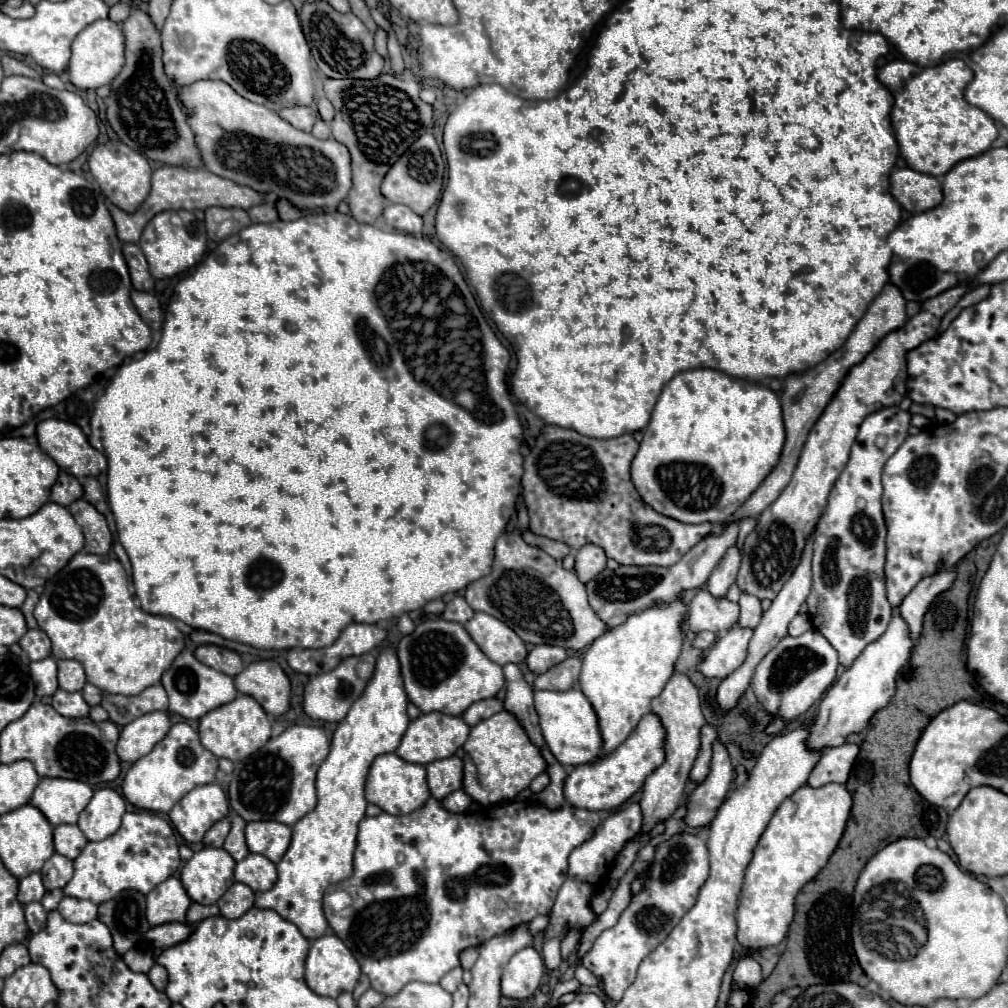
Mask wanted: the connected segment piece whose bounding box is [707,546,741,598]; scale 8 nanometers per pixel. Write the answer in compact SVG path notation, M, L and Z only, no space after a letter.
M731 546L725 556L721 558L721 562L715 566L709 582L707 582L707 590L721 598L725 596L727 588L735 582L737 578L737 572L739 572L739 562L741 562L741 550L737 546Z

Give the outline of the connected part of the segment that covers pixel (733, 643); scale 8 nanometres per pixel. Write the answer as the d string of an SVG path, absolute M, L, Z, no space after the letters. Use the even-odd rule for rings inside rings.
M735 626L723 634L709 650L709 656L699 664L699 672L703 672L707 678L727 678L745 662L751 634L751 628L741 626Z

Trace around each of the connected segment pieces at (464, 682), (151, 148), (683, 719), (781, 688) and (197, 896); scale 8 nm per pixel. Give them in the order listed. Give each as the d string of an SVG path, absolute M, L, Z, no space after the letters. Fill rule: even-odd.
M421 622L413 634L399 640L397 656L409 702L413 702L423 714L443 712L461 716L473 702L493 698L505 686L501 666L491 662L457 622Z
M133 8L121 28L125 36L125 64L111 82L111 94L103 98L107 106L107 122L123 144L155 162L173 166L199 166L201 156L195 144L195 136L185 122L185 114L177 102L177 94L163 70L161 34L157 26L147 12L143 12L141 8Z
M673 674L663 688L661 696L653 700L653 712L659 716L663 728L665 728L665 762L653 770L643 786L643 798L641 798L641 810L643 810L643 832L649 832L659 820L667 820L681 804L683 790L689 778L689 772L693 768L693 762L697 758L699 750L699 728L705 726L705 716L701 712L701 698L693 682L685 674Z
M809 630L797 638L787 636L773 650L769 650L753 674L753 688L757 700L769 714L779 716L767 726L767 732L777 734L787 722L805 714L833 684L837 676L837 666L837 650L817 630Z
M203 848L185 862L181 882L193 902L215 904L233 880L235 860L223 848Z

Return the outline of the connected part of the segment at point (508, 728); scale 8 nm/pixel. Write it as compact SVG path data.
M507 710L485 718L483 722L471 728L471 734L463 746L463 790L481 806L499 806L515 798L525 790L531 780L547 770L545 758L539 754L539 748L531 742L521 722Z

